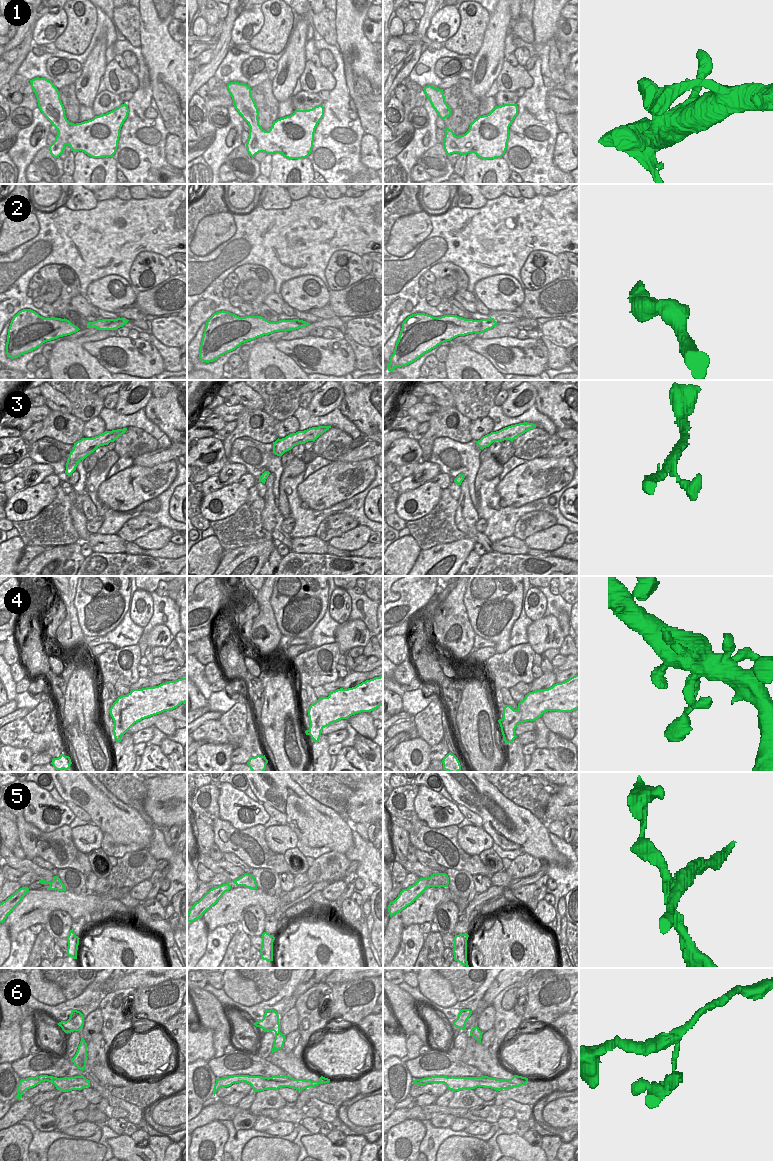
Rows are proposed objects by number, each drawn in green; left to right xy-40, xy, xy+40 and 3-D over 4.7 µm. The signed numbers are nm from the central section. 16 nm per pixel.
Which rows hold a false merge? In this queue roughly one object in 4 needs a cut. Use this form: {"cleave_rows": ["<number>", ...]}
{"cleave_rows": ["5", "6"]}

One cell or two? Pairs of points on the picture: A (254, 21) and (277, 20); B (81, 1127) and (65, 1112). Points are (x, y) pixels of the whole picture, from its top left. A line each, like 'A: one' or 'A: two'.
A: two
B: two

